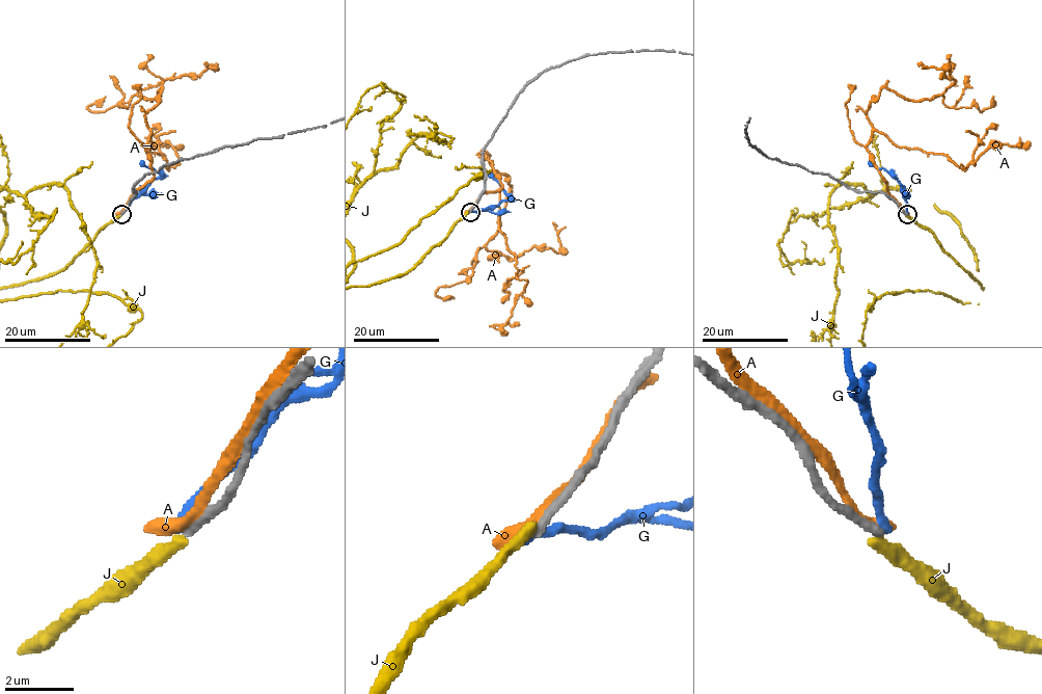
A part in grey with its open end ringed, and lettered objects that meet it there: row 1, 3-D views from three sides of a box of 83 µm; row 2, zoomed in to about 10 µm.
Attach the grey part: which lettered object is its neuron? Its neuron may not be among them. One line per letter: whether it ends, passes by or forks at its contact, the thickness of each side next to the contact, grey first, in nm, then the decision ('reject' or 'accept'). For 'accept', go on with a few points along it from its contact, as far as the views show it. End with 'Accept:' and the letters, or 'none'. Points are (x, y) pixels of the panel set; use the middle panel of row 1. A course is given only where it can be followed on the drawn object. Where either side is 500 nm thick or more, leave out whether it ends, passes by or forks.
A: it passes by; 320 nm thick on the grey side, 300 nm on the other; reject
G: it ends there; 280 nm thick on the grey side, 280 nm on the other; reject
J: it ends there; 260 nm thick on the grey side, 360 nm on the other; reject
Accept: none

